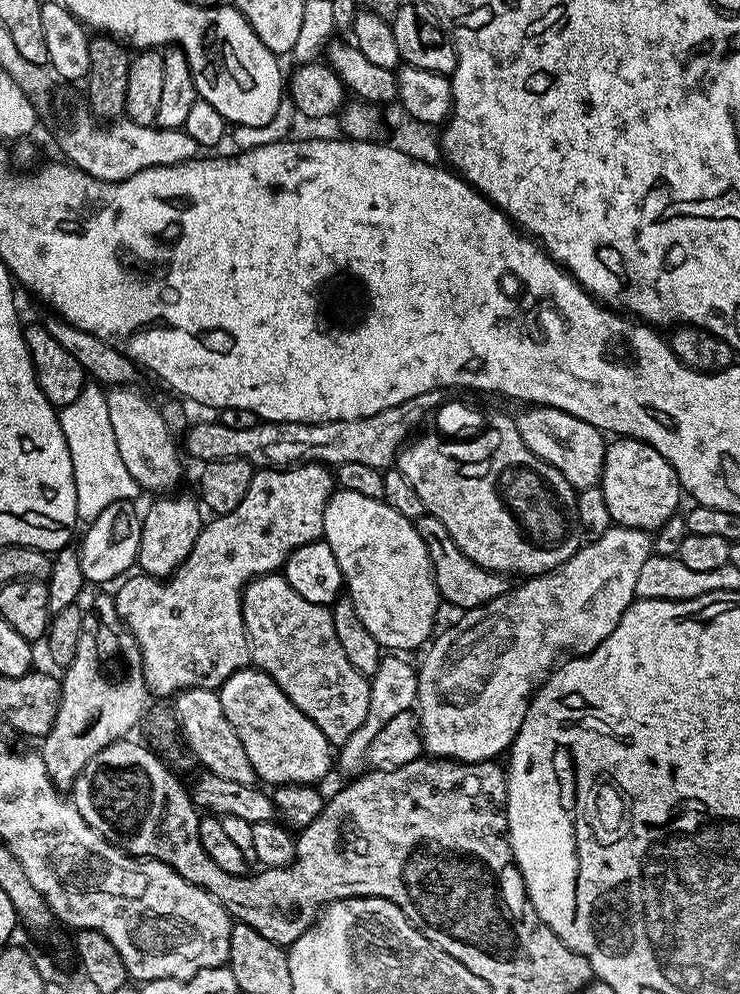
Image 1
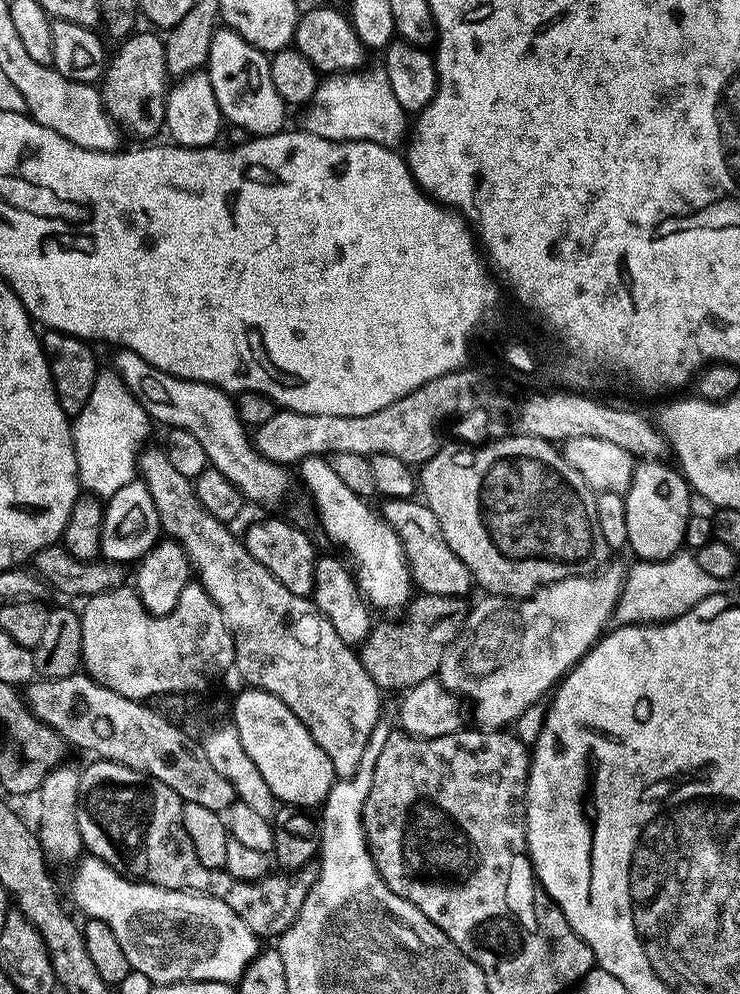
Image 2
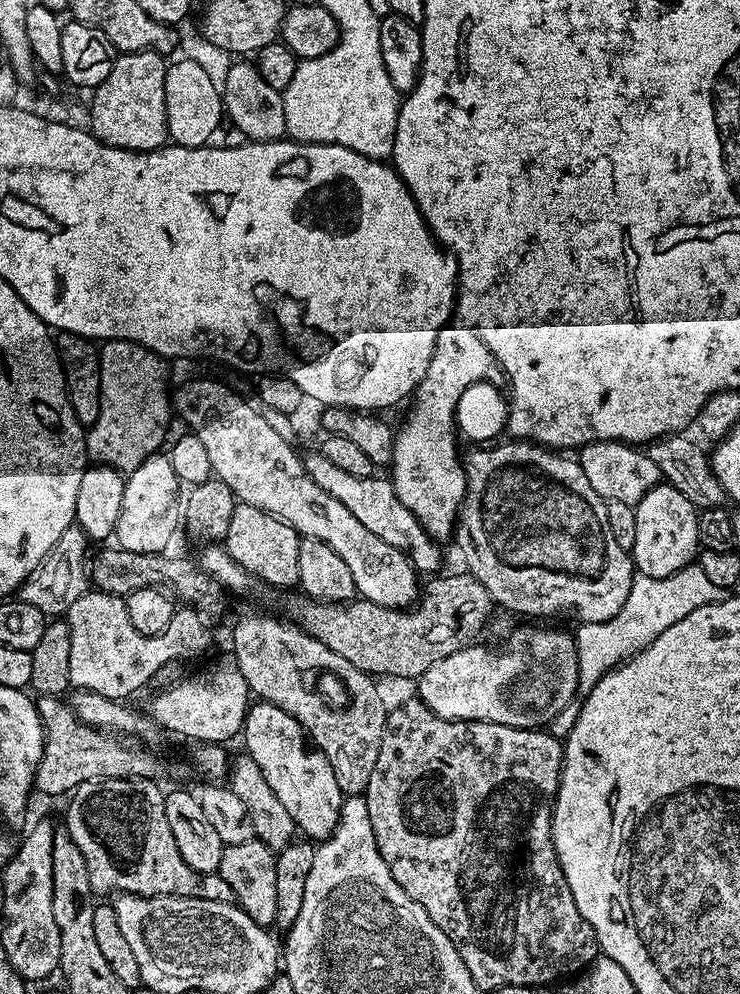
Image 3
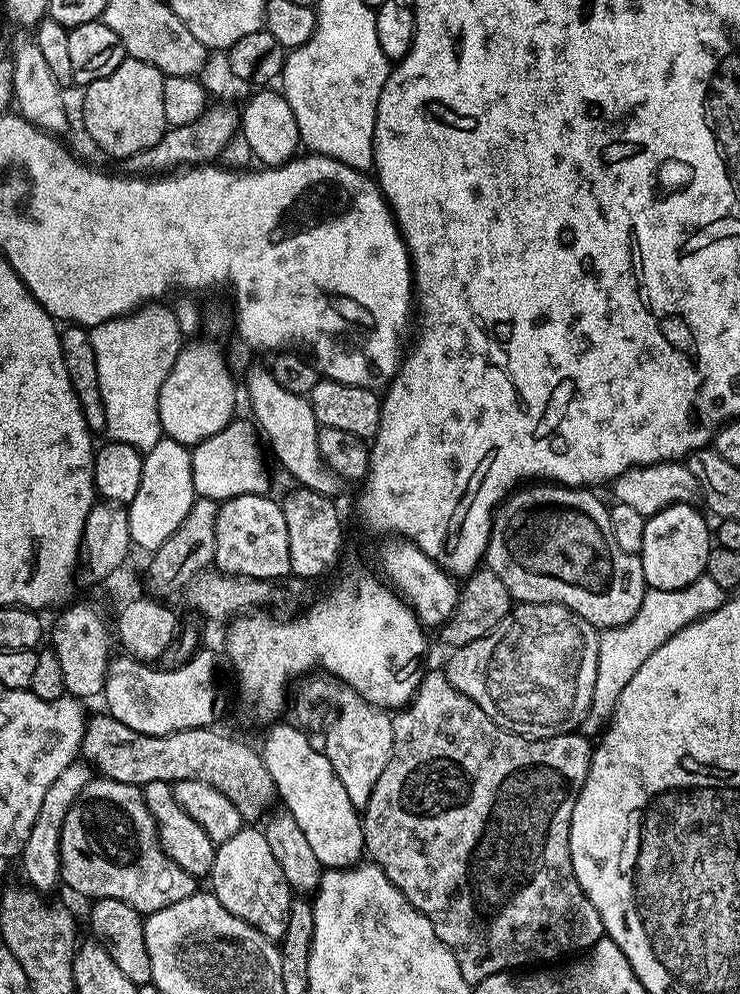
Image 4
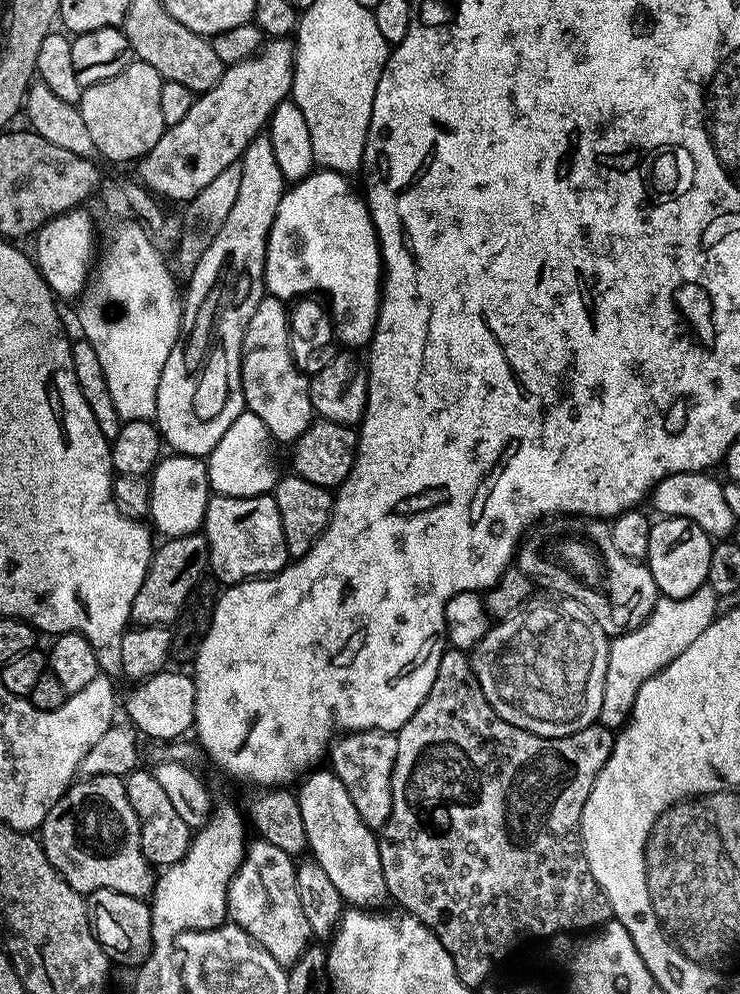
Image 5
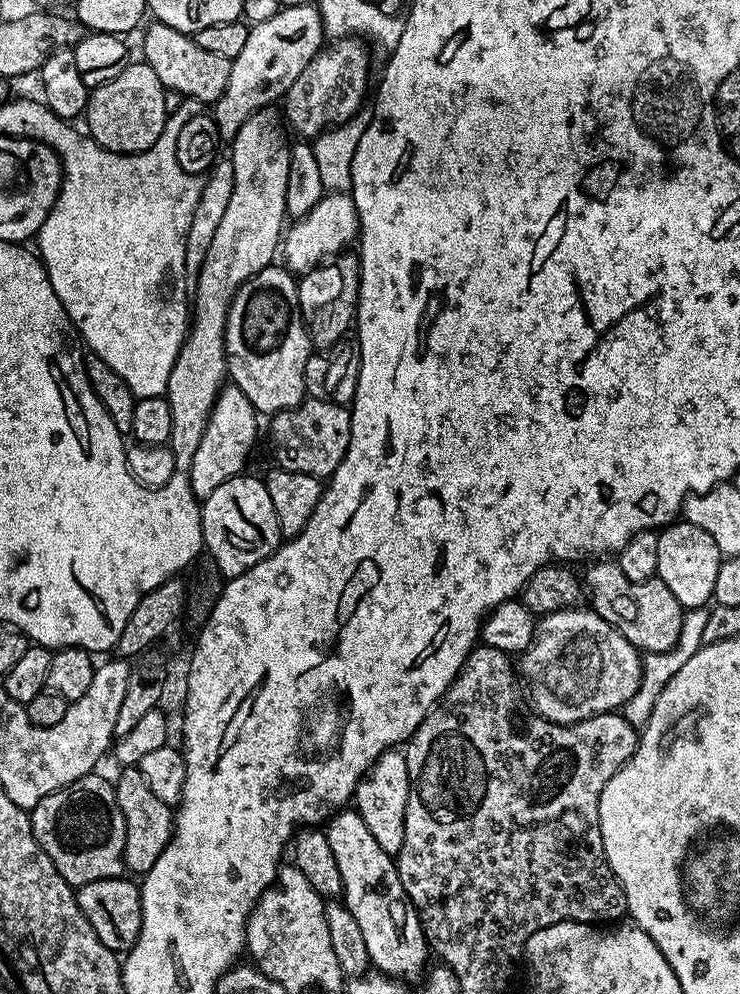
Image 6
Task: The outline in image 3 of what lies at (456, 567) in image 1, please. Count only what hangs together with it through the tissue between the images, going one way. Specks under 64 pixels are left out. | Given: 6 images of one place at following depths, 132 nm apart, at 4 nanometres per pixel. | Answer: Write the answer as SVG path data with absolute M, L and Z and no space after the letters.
M320 450L305 455L303 462L310 478L314 478L314 482L318 482L318 486L322 486L330 498L338 498L338 502L342 502L342 506L346 506L346 510L350 510L350 514L354 514L354 518L358 518L358 522L370 530L370 534L378 534L382 542L394 546L394 550L405 552L411 558L417 573L436 574L441 571L440 563L444 560L444 552L440 548L443 547L418 522L418 518L414 518L414 514L402 506L402 498L398 498L391 479L384 477L383 480L380 474L354 478L354 474L345 474L339 466L333 466Z

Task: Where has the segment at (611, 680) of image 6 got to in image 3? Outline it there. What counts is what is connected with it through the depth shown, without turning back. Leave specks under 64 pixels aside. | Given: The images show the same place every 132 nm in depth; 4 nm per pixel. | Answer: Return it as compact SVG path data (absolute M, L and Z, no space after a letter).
M524 628L509 638L501 648L487 648L473 642L442 662L434 662L418 678L418 699L438 718L447 720L485 720L515 728L540 728L551 725L575 696L578 696L578 654L576 637L569 632L551 632L548 628Z

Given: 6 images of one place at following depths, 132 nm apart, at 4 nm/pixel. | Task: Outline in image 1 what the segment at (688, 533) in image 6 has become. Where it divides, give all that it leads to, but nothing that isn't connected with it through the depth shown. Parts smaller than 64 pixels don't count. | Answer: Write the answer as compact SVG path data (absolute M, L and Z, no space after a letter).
M616 438L604 449L604 465L598 487L606 498L613 525L621 528L641 528L643 532L655 533L672 516L677 515L682 497L680 480L654 446L641 440Z

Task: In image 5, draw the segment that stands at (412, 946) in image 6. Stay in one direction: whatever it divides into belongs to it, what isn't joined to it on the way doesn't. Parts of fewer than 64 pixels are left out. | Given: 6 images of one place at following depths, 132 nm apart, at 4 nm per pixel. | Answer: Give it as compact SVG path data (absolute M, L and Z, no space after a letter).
M312 770L299 781L298 795L302 806L302 822L306 822L306 838L308 839L308 852L311 859L326 870L326 875L332 879L338 894L349 904L358 908L376 910L381 907L383 900L389 899L386 886L386 874L382 874L382 858L380 857L380 841L377 833L358 814L354 802L350 802L350 794L346 794L346 786L331 770Z

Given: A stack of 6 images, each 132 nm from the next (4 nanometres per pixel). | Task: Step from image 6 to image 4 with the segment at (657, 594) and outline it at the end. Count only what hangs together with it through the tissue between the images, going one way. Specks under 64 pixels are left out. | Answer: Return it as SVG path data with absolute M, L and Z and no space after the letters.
M532 482L520 486L496 509L492 533L484 551L486 566L502 578L513 601L521 604L561 604L574 610L597 630L622 626L638 614L646 591L642 562L635 552L622 550L610 530L609 505L603 504L592 490Z

